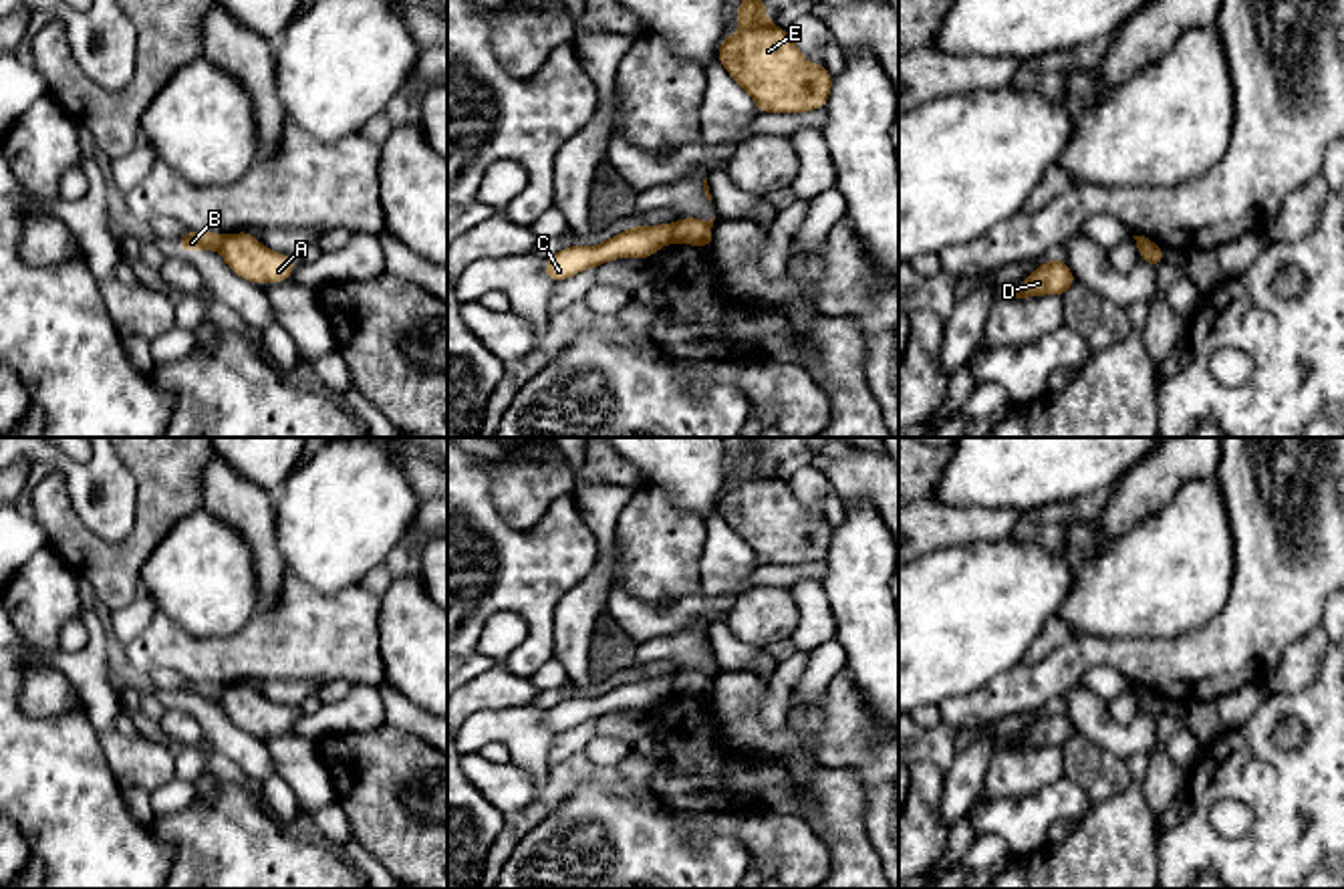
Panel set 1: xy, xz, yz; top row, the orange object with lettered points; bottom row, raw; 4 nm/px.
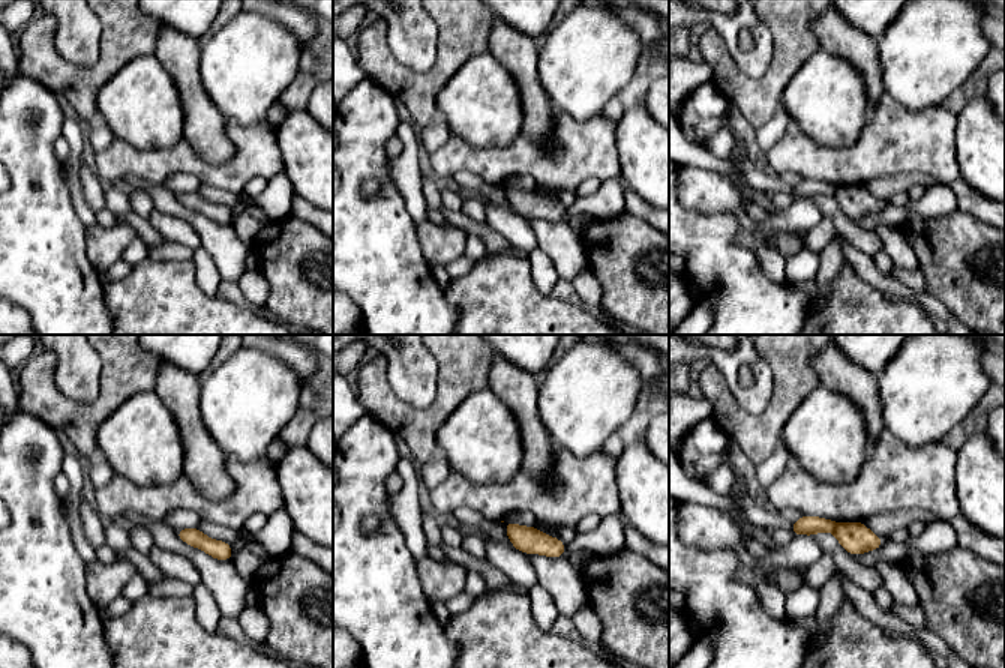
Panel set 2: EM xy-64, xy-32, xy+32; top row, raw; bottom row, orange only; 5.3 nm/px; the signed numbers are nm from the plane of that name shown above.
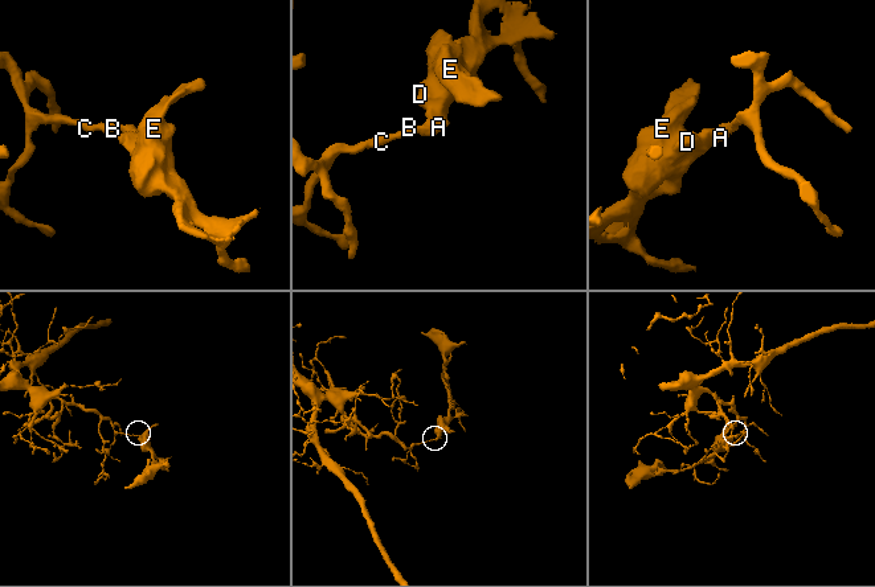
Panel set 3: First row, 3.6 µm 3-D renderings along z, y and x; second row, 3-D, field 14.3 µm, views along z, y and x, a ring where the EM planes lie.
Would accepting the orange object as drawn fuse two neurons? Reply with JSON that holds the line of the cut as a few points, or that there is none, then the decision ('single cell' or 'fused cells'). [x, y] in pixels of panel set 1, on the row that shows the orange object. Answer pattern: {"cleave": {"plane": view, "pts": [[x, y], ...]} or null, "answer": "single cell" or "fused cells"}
{"cleave": {"plane": "xz", "pts": [[672, 224], [674, 240]]}, "answer": "fused cells"}

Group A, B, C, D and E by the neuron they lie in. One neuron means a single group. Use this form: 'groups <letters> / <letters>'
groups A D E / B C

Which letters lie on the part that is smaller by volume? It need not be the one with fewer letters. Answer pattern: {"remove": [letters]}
{"remove": ["A", "D", "E"]}

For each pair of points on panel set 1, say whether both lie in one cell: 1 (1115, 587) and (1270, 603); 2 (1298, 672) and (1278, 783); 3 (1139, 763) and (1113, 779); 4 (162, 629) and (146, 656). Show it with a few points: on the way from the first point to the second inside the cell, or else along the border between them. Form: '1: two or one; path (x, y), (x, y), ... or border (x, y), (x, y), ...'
1: two; border (1234, 553), (1234, 579), (1226, 603), (1191, 631)
2: two; border (1322, 656), (1320, 670), (1302, 688), (1270, 692)
3: two; border (1123, 760), (1133, 779)
4: one; path (162, 636), (152, 650)

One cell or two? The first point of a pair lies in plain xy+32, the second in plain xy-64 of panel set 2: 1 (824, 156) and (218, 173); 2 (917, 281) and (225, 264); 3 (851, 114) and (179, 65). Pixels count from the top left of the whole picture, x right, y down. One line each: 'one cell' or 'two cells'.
1: one cell
2: two cells
3: two cells

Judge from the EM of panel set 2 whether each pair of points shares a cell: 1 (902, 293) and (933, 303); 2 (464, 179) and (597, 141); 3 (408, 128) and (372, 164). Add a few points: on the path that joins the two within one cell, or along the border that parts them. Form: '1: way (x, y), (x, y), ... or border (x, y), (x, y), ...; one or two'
1: way (909, 294), (926, 300); one
2: border (449, 180), (459, 171), (471, 171), (500, 186); two
3: border (401, 122), (395, 134); two

